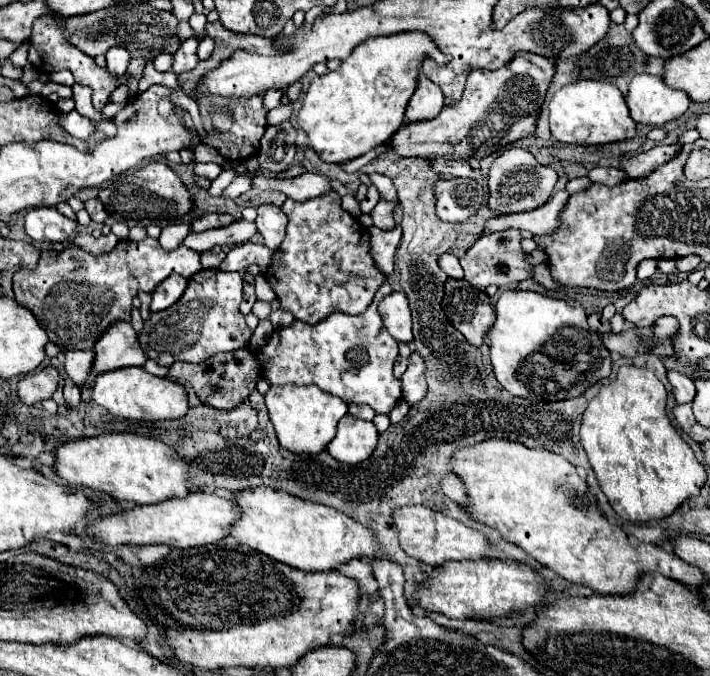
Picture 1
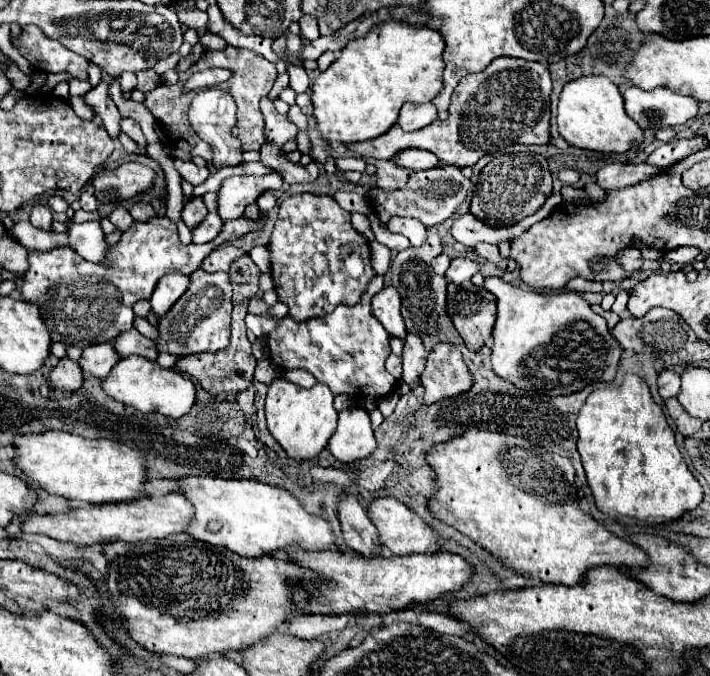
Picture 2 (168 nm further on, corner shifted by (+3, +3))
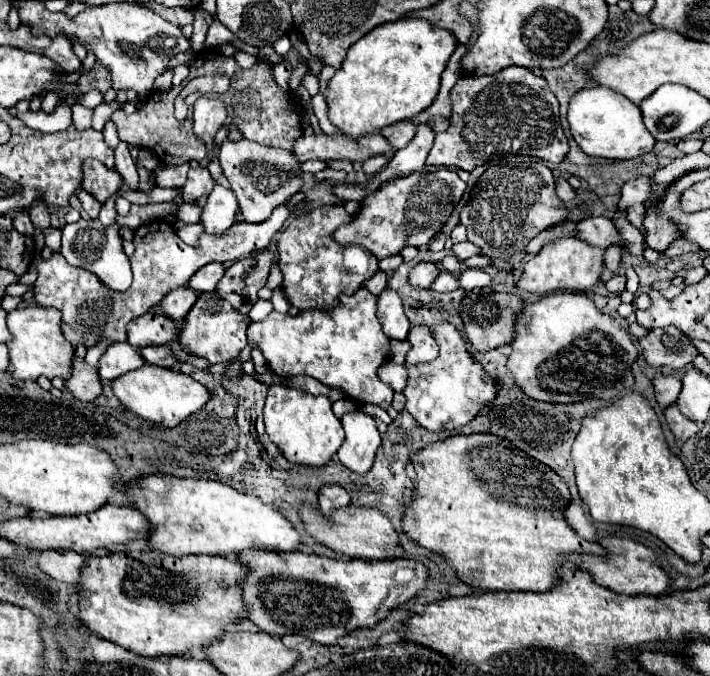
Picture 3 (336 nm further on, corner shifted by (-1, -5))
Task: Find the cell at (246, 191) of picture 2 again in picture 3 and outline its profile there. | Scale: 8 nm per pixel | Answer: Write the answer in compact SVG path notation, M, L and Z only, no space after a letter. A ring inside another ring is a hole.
M216 184L202 212L202 224L206 232L208 234L226 232L230 226L236 224L236 214L238 214L236 194L230 188Z

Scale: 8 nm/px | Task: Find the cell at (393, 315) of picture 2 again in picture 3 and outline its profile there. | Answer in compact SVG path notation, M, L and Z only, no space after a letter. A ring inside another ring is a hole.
M386 288L378 296L378 320L380 320L382 330L388 338L406 340L408 330L410 330L410 322L404 314L400 296L390 288Z

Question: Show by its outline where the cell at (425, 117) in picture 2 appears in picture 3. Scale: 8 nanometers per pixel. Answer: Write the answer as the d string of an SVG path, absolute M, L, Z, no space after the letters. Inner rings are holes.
M404 120L404 122L396 122L396 124L390 124L390 128L382 128L382 136L388 138L388 142L400 150L404 148L414 136L416 136L416 128L418 124L412 122L412 120Z

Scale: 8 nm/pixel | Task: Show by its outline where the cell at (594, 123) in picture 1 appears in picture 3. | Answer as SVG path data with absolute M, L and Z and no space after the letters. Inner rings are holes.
M606 86L584 88L570 98L568 124L572 138L588 156L600 156L608 160L632 160L652 150L654 138L642 124L640 108L626 96L616 94Z

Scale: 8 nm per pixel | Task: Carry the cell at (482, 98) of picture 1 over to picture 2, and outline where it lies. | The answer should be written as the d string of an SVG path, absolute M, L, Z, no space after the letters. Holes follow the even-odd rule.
M496 58L482 72L464 76L450 104L450 116L442 122L436 120L430 126L404 132L394 124L384 136L346 144L348 150L366 158L390 160L404 148L422 148L432 152L440 162L450 166L474 166L482 156L512 144L550 144L550 92L552 80L546 66L520 58Z

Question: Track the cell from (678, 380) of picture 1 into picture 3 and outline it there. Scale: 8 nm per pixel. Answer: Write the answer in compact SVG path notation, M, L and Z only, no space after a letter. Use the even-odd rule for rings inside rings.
M660 374L652 382L654 382L654 390L656 390L656 402L662 408L666 408L666 406L670 406L678 400L678 394L680 394L680 388L682 388L680 380Z

